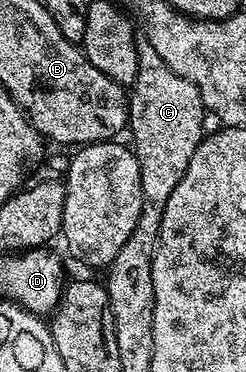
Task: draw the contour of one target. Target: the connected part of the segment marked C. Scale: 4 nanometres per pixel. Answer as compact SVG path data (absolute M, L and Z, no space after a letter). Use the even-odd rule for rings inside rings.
M145 38L136 39L138 51L138 65L136 66L136 78L128 92L128 136L131 136L134 157L140 166L140 194L142 205L140 206L140 218L136 218L136 230L128 234L128 242L120 246L120 254L114 259L118 263L118 272L144 272L144 278L152 274L152 262L154 251L158 245L160 234L160 222L164 218L164 206L168 206L168 198L172 198L172 190L180 186L180 178L184 178L184 170L188 170L188 162L192 162L192 154L202 145L204 131L202 127L208 121L208 113L202 99L200 90L188 78L176 74L156 50L152 50L152 42Z

